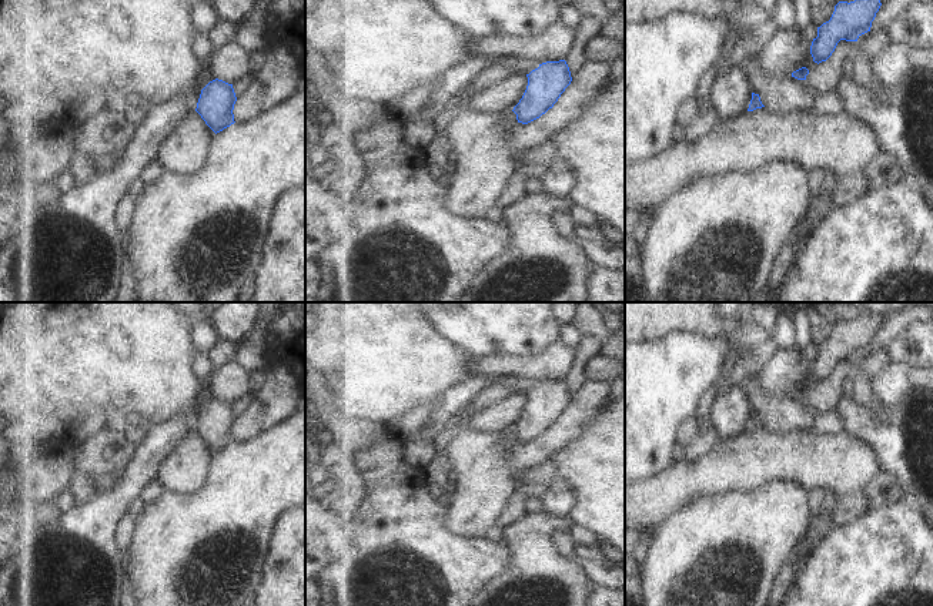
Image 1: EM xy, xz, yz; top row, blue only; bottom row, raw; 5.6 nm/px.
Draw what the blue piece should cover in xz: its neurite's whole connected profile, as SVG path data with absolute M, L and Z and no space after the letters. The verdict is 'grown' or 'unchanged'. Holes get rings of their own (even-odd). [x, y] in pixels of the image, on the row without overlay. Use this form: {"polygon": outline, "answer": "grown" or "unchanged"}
{"polygon": "M565 379L546 381L532 389L526 409L514 426L518 442L528 443L545 433L558 421L572 396Z", "answer": "unchanged"}

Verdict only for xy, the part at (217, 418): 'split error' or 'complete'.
complete

